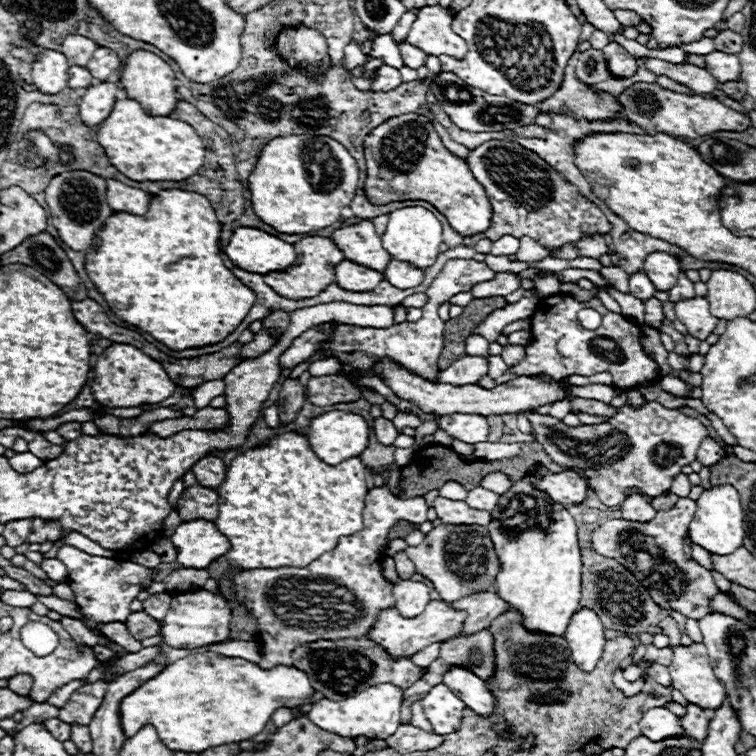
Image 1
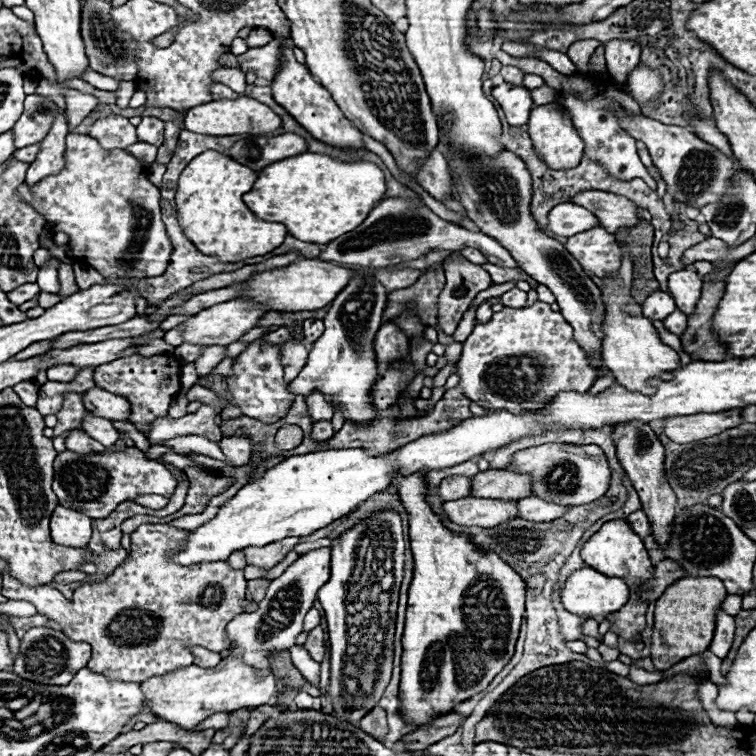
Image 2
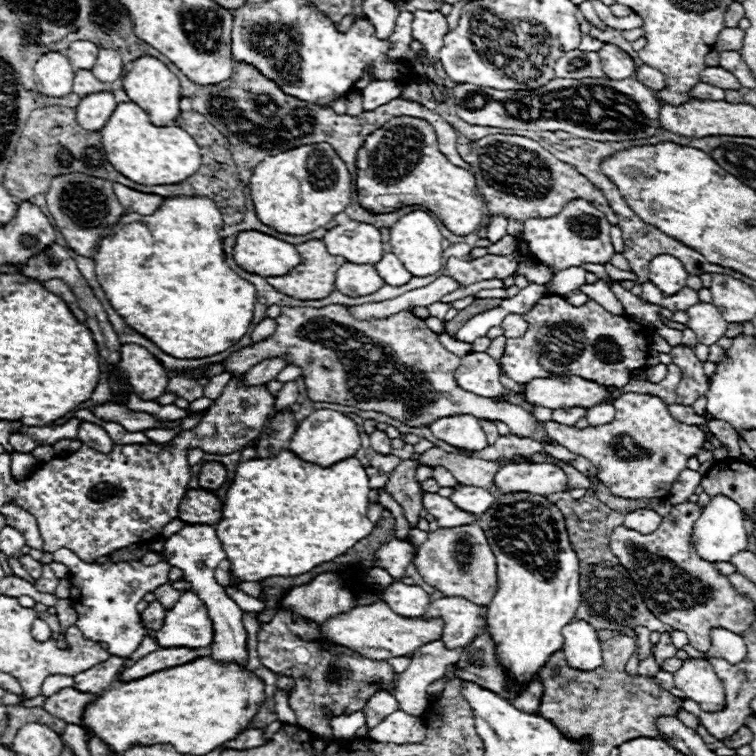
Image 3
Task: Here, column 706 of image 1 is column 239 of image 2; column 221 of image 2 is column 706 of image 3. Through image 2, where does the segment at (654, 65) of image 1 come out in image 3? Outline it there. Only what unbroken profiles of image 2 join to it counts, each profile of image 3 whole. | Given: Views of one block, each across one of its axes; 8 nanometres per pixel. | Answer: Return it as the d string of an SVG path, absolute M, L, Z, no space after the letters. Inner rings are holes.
M708 66L706 70L702 70L700 80L712 86L718 86L722 90L744 90L738 78L720 66Z

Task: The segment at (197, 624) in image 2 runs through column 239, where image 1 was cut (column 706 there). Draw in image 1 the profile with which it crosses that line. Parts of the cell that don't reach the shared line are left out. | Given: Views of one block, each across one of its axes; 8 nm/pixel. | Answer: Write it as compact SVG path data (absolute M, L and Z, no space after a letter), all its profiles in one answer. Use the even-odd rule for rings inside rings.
M680 498L674 508L660 510L650 522L628 522L628 520L608 520L602 524L594 536L592 546L598 554L614 558L642 582L654 602L664 610L680 612L688 618L704 618L710 614L710 598L720 590L714 584L710 570L702 568L691 556L688 546L688 524L694 518L696 502L690 498Z

